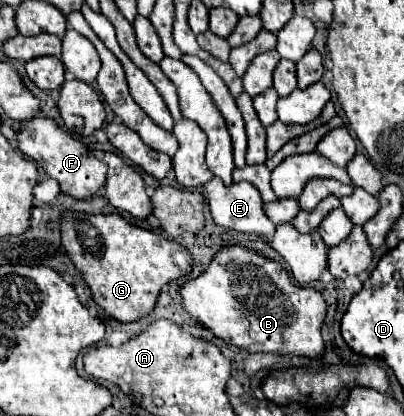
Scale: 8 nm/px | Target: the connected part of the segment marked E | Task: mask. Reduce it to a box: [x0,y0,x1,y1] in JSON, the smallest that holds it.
[205,177,275,239]

